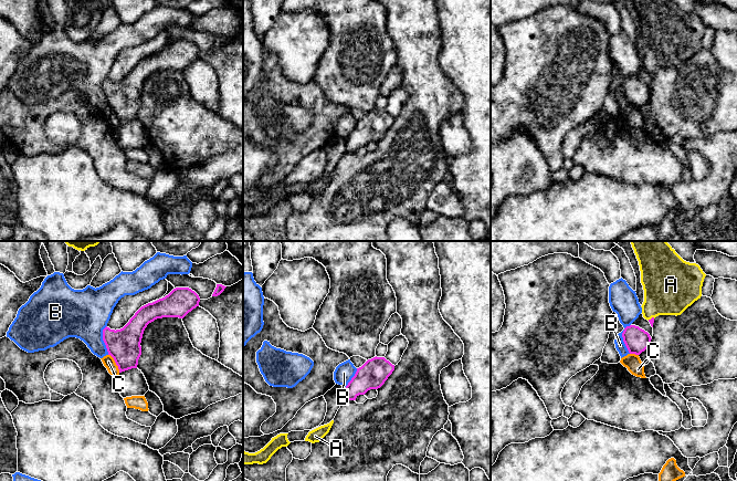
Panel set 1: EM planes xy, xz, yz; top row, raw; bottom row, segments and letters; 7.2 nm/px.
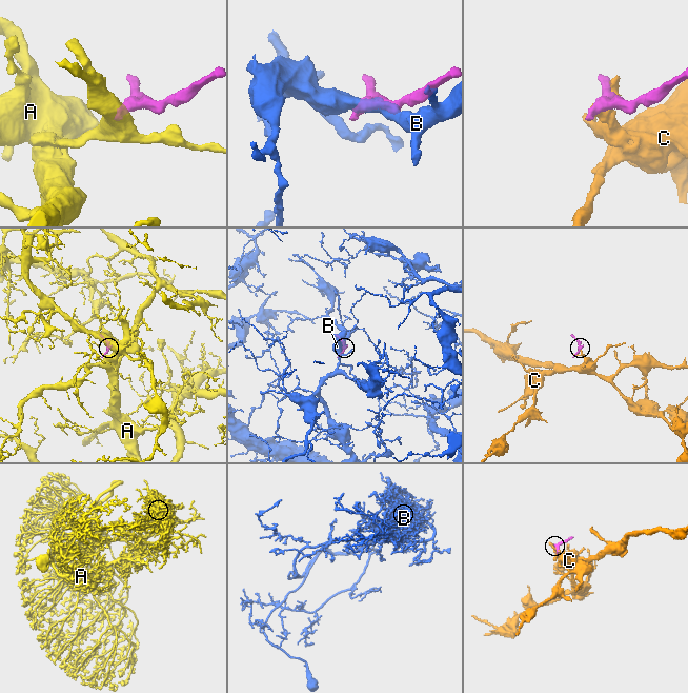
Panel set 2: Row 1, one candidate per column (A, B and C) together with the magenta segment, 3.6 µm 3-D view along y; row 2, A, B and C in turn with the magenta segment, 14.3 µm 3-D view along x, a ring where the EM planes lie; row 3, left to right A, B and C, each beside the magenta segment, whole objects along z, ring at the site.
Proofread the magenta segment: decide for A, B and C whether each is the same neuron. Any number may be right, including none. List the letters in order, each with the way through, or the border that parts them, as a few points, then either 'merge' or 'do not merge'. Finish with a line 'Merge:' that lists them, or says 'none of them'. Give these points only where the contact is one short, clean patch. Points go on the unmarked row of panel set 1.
A: way yz (651, 73), (652, 70), (652, 59), (670, 41); merge
B: border yz (630, 76), (622, 85), (622, 93), (630, 105); do not merge
C: do not merge
Merge: A

